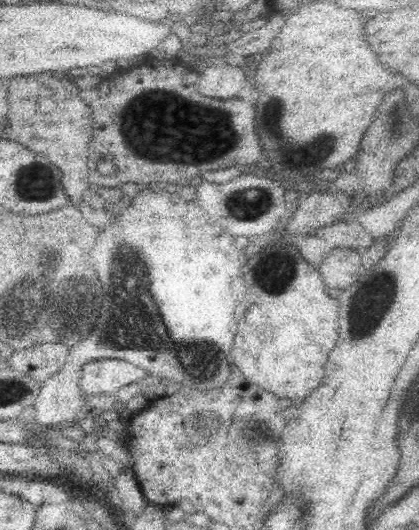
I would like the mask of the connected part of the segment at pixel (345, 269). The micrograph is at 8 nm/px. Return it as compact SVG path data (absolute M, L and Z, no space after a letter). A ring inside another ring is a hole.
M352 248L344 250L332 250L322 266L320 274L326 286L330 288L344 288L348 284L354 284L364 271L366 265L362 258L362 253L352 252Z

